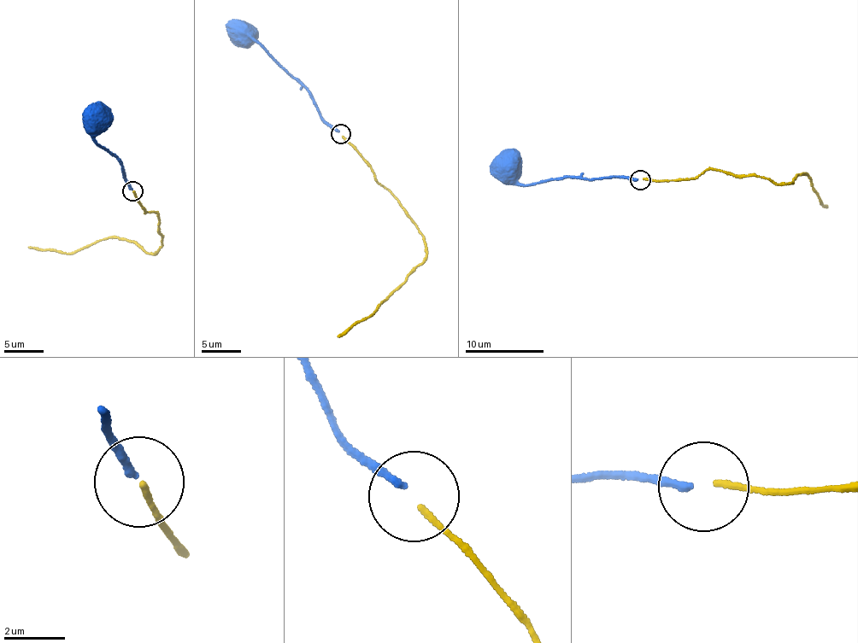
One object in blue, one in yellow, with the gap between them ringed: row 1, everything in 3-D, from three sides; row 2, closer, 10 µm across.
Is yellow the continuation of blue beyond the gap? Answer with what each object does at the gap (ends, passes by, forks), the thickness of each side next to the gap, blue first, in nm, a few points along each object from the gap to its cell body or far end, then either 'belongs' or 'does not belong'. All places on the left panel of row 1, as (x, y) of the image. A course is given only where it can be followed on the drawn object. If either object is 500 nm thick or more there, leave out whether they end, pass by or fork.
blue ends | yellow ends | 220/200 nm | blue via (132, 189), (118, 159), (95, 142), (92, 125), (97, 118) | yellow via (134, 191), (145, 213), (156, 213), (161, 247), (151, 254), (118, 237), (98, 239), (69, 254), (29, 246) | does not belong

